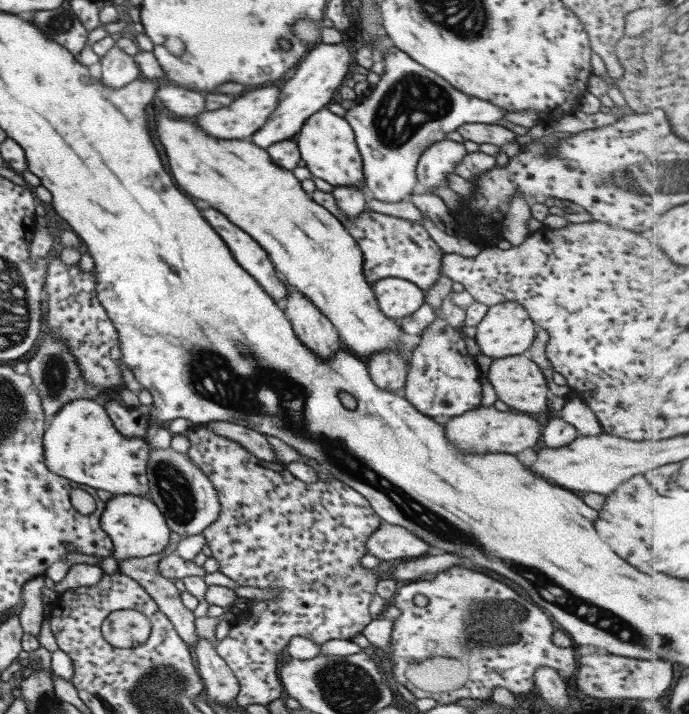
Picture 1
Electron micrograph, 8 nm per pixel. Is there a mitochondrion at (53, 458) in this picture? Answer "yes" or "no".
no

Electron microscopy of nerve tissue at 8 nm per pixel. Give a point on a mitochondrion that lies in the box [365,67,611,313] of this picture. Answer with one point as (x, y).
(411, 101)

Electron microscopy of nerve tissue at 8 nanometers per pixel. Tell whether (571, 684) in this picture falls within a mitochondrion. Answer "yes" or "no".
no

